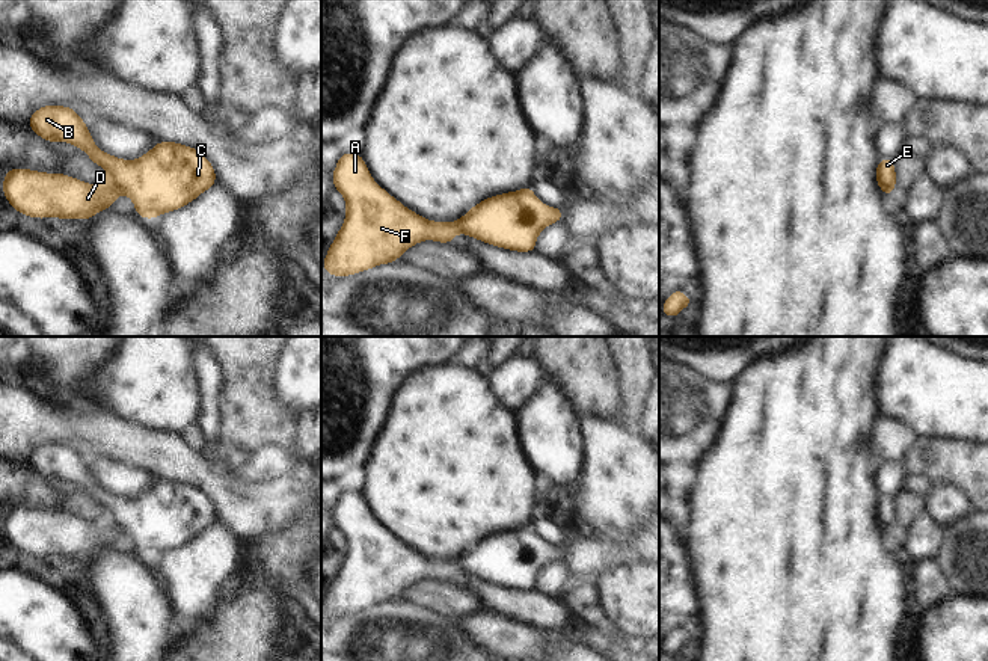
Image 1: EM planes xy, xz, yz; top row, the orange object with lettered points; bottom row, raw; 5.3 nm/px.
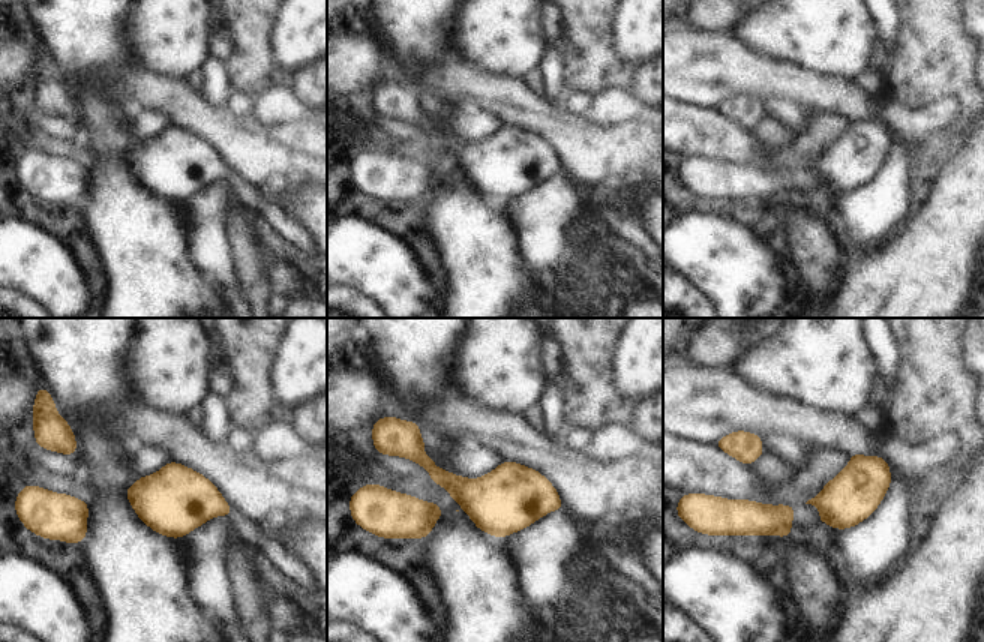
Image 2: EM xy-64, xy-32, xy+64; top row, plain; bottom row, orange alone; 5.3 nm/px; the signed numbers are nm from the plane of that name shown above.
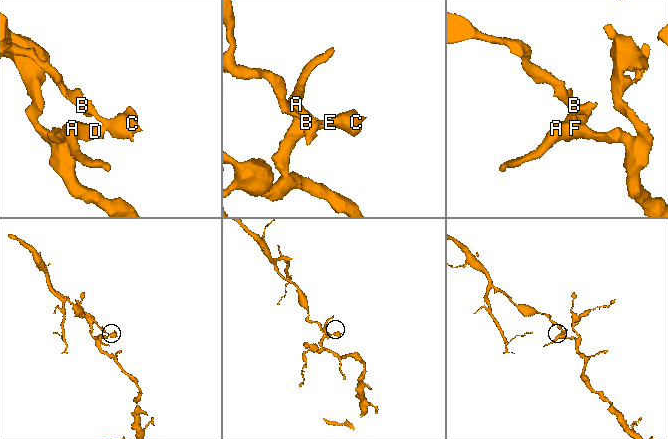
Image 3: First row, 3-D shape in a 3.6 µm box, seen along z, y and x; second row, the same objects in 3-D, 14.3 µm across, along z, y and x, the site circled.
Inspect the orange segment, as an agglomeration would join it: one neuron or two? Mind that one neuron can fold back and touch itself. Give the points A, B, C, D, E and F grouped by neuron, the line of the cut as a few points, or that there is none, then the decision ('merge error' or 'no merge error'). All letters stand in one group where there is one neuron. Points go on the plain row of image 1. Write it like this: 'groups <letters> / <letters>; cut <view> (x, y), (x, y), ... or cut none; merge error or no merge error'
groups A D F / B C E; cut xy (107, 518), (121, 530); merge error

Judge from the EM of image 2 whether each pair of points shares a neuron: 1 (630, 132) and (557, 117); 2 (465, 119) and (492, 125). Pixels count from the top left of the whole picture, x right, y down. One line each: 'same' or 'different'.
1: same
2: same

